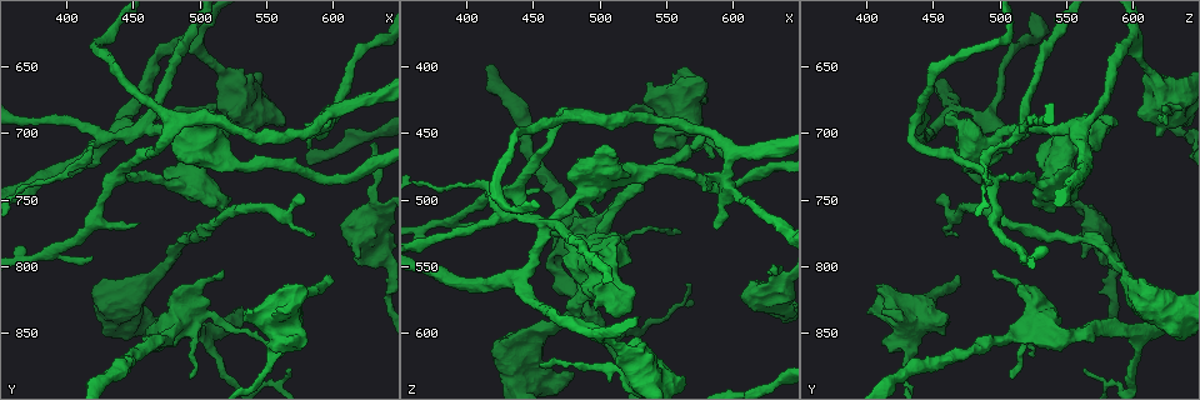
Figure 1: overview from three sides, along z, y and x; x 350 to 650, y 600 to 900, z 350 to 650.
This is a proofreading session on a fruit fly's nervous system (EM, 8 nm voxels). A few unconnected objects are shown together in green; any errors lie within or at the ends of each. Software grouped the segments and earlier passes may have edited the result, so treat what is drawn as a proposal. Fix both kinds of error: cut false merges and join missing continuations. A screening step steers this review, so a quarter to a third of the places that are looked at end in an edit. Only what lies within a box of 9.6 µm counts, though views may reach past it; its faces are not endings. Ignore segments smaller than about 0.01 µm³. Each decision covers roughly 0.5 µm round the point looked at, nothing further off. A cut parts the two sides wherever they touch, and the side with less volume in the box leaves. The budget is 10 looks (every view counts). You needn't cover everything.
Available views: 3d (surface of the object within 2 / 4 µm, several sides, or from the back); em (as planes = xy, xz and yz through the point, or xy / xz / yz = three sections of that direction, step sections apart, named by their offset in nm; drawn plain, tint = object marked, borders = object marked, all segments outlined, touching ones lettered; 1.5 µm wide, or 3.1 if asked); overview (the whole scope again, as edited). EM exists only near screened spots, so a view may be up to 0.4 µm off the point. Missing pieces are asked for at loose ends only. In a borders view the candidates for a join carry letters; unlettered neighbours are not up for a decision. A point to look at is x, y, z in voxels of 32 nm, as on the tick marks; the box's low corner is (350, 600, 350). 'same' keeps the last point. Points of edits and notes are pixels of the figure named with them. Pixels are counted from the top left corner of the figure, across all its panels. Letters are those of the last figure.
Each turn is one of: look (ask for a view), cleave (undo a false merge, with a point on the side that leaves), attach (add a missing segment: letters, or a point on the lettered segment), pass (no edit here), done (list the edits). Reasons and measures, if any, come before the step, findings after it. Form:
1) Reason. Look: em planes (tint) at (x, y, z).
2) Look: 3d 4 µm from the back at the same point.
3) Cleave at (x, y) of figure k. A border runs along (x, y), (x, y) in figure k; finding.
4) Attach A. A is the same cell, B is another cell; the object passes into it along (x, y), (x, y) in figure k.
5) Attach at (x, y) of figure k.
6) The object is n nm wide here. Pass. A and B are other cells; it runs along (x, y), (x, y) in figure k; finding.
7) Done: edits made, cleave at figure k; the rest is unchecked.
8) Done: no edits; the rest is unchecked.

Free end. Look: 3d 2 µm at (516, 802, 496).

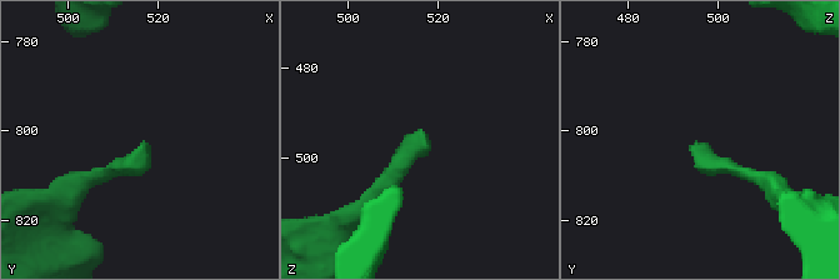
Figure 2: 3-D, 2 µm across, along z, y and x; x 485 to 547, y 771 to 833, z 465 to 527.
Look: em planes (borders) at (518, 803, 497).

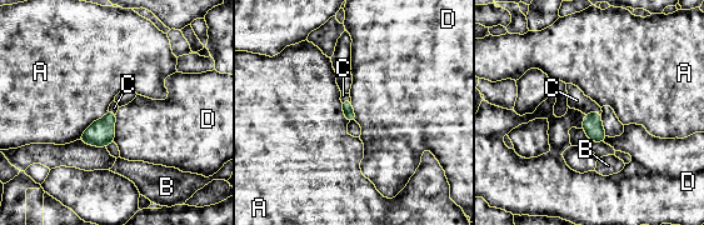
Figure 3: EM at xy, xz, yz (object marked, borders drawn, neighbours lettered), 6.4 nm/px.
Attach C. C is the same cell, A, B and D are other cells; the object passes into it along (592, 124), (593, 113), (577, 100) in figure 3; it goes on there.

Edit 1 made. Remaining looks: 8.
Look: overview.

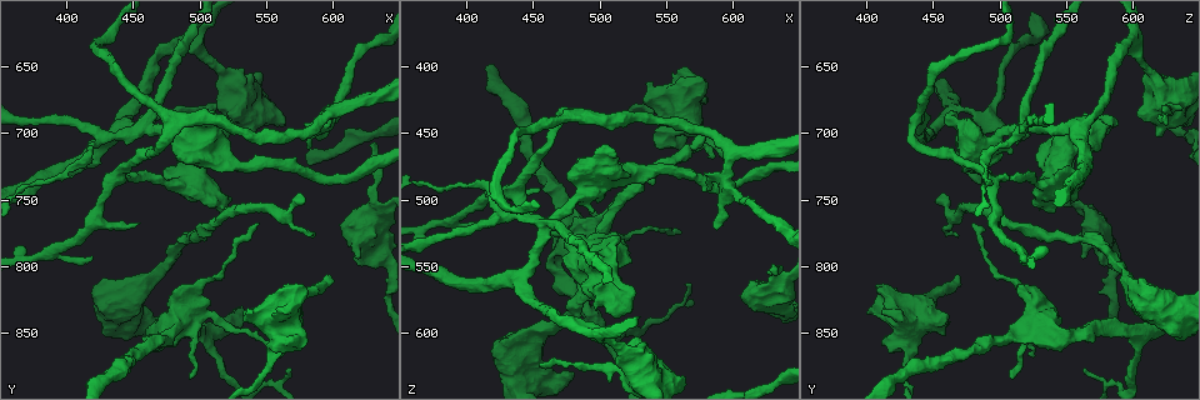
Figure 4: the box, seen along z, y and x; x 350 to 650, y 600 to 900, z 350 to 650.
Free end. Look: em xz step 8 (borders) at (454, 768, 494).

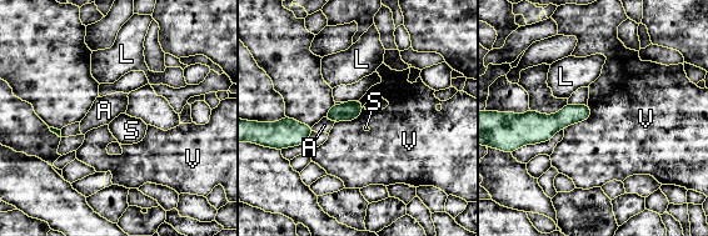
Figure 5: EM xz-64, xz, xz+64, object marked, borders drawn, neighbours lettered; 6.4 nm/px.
Look: em planes (borders) at the same point.

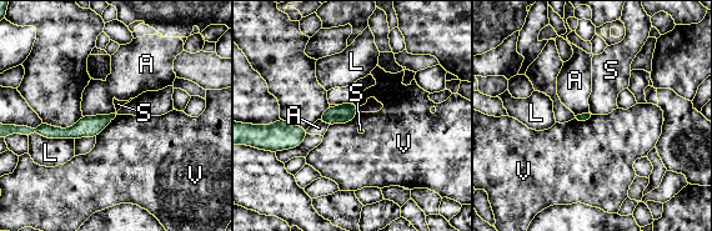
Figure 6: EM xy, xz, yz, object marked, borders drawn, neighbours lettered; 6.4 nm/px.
Pass. A, L, S and V are other cells; it runs along (109, 117), (74, 132), (40, 130) in figure 6; none of them fits.

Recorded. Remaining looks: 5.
Four or more arms meet. Look: em planes (borders) at (456, 696, 520).

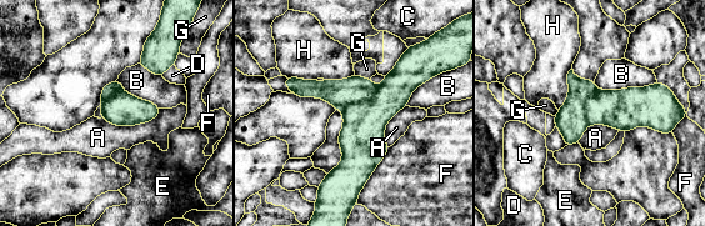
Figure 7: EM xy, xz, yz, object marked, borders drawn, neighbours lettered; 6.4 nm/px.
The object is 220 nm wide here. Cleave at (340, 94) of figure 7. A, B, C, D, E, F, G and H are other cells; the part that leaves runs along (289, 80), (300, 88), (371, 90) in figure 7; a second neuron is stuck on.

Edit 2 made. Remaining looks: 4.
Branch stops here. Look: em planes (borders) at (594, 806, 470).

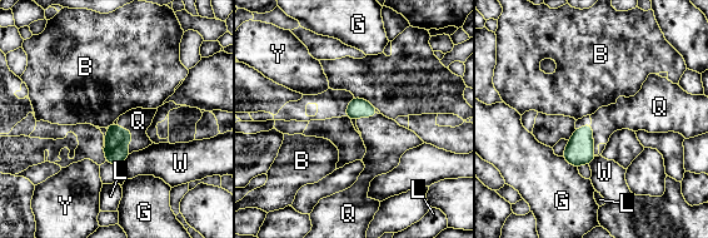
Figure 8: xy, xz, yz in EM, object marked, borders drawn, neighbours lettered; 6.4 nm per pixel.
Attach Q. Q is the same cell, B, G, L, W and Y are other cells; the object passes into it along (116, 139), (130, 135), (138, 120) in figure 8; the neuron continues.

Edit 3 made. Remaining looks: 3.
Done: edits made, attach at figure 3, cleave at figure 7, attach at figure 8; the rest is unchecked.

